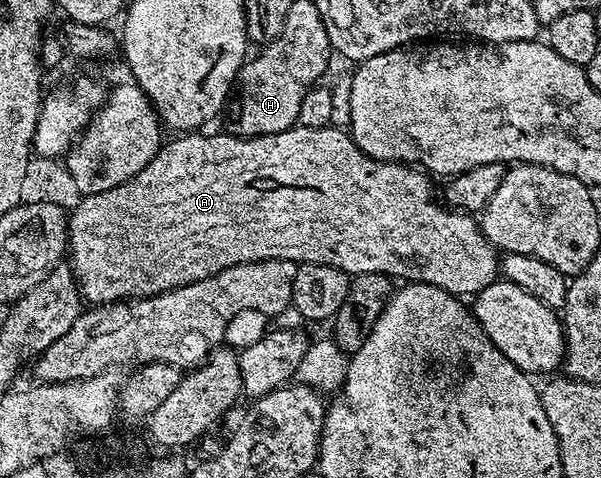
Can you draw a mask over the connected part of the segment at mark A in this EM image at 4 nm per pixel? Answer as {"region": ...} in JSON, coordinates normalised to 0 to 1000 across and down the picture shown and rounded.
{"region":[[[493,264],[473,276],[439,285],[393,285],[378,272],[358,276],[353,285],[336,285],[338,280],[336,274],[324,272],[316,280],[293,282],[290,287],[293,293],[285,293],[280,301],[276,295],[266,308],[265,320],[245,341],[241,356],[235,356],[218,377],[210,377],[206,385],[188,397],[140,410],[130,421],[133,427],[126,431],[125,446],[120,441],[115,452],[111,498],[115,536],[120,536],[116,542],[128,563],[128,592],[135,619],[146,638],[170,640],[211,632],[220,623],[266,619],[270,611],[358,577],[376,561],[386,561],[396,552],[424,552],[429,544],[488,544],[506,552],[552,552],[561,565],[576,569],[584,582],[616,569],[652,582],[672,577],[669,582],[672,588],[719,594],[765,623],[789,621],[790,613],[819,594],[832,575],[832,529],[810,502],[789,450],[739,431],[735,425],[730,429],[717,412],[719,370],[705,354],[662,335],[631,335],[629,328],[604,318],[592,305],[582,274],[556,264],[542,268]]]}

